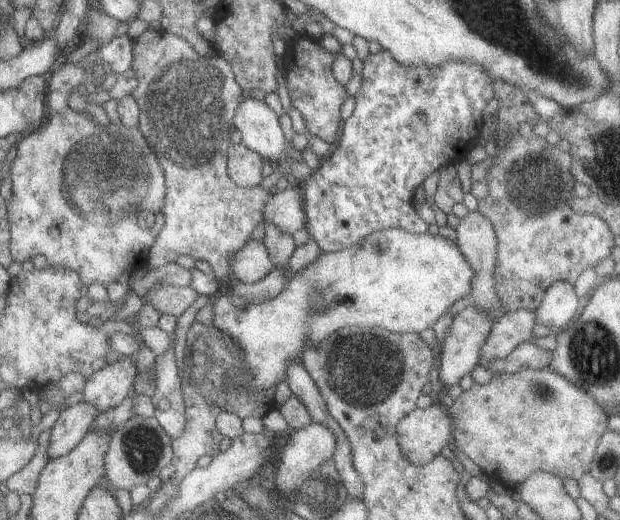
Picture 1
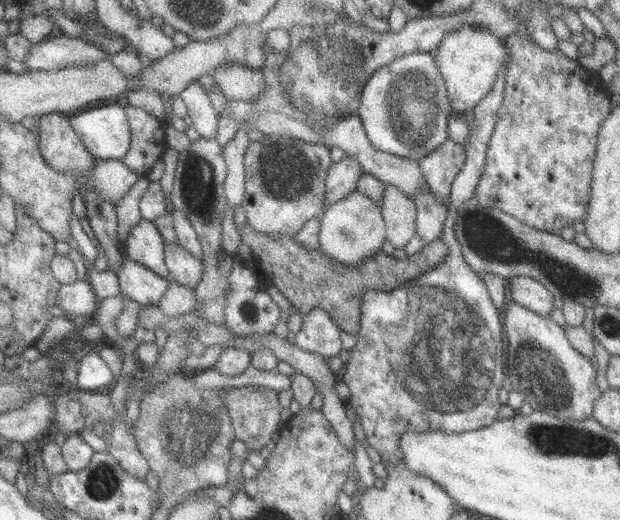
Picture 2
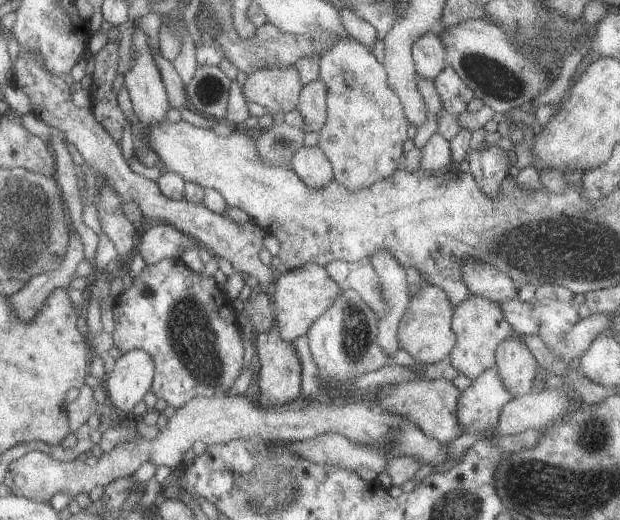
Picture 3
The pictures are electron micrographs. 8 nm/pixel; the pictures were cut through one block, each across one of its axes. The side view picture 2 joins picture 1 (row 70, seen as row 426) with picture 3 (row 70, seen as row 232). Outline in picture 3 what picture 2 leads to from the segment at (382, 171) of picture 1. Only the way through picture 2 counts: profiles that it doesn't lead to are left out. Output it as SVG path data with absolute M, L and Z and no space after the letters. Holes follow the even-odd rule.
M444 67L442 72L433 78L433 83L443 108L451 115L466 111L466 106L475 97L475 92L452 67Z

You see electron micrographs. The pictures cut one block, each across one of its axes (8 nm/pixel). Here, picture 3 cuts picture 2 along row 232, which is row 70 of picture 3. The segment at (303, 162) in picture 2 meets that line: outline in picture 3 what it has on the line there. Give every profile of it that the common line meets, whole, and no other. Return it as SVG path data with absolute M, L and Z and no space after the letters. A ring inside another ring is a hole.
M295 64L292 67L265 67L250 73L241 85L243 95L270 113L294 110L303 84Z

